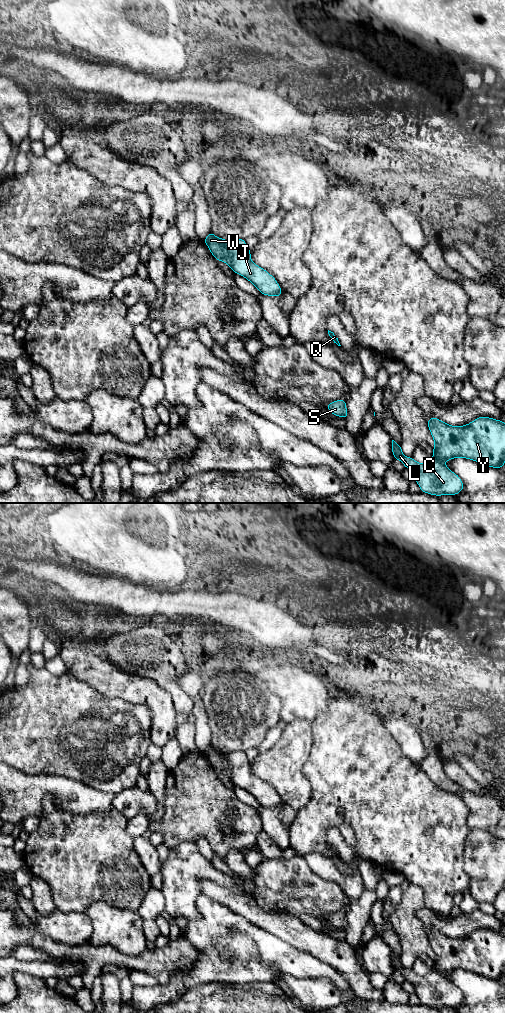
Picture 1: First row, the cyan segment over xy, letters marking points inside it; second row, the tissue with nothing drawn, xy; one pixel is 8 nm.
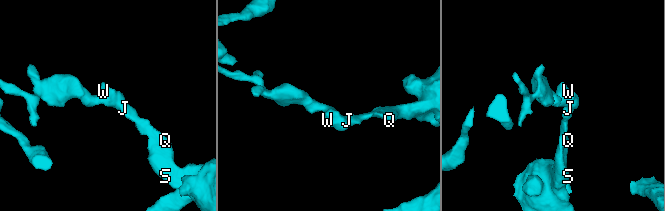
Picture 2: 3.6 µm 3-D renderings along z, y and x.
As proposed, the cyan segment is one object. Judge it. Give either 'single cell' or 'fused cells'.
fused cells

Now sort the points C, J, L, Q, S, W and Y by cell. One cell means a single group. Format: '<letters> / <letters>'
C J L Q S Y / W

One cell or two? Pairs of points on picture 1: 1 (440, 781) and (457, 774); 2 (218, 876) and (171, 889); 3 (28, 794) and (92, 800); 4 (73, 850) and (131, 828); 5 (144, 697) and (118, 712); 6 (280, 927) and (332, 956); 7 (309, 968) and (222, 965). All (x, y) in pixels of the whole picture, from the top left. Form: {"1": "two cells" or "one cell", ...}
{"1": "two cells", "2": "one cell", "3": "one cell", "4": "two cells", "5": "two cells", "6": "one cell", "7": "two cells"}

